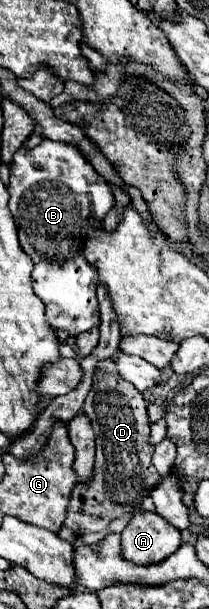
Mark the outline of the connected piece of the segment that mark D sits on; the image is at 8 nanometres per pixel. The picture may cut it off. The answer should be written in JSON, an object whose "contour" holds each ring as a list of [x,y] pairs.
{"contour":[[[106,358],[96,364],[92,388],[84,400],[84,414],[90,418],[96,434],[96,466],[90,486],[82,486],[82,482],[78,482],[72,490],[72,502],[64,522],[78,536],[86,532],[100,532],[114,518],[136,512],[142,500],[152,492],[154,482],[160,478],[152,466],[154,448],[148,444],[150,424],[146,402],[130,382],[120,378],[114,360]]]}

